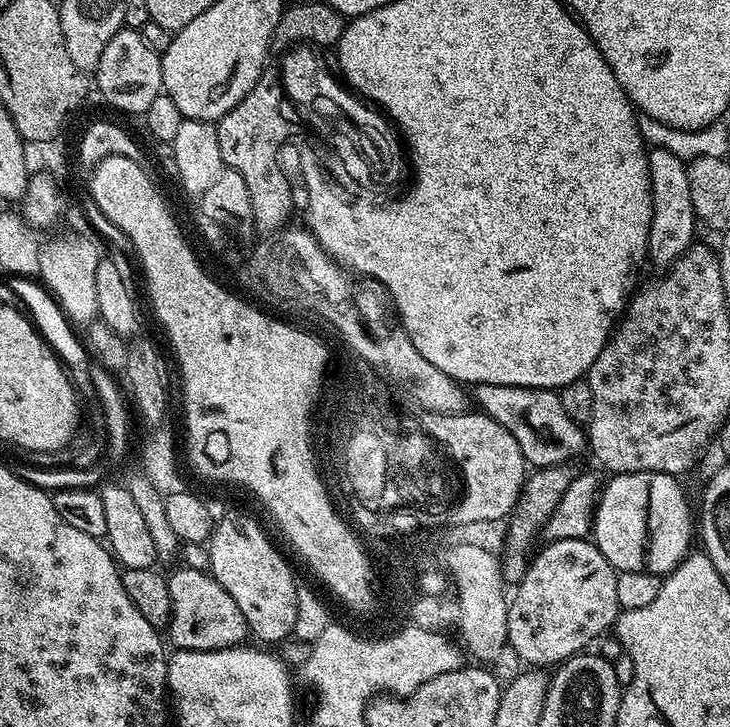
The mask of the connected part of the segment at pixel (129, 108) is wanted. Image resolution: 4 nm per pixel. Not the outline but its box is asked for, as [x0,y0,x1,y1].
[94,27,164,113]

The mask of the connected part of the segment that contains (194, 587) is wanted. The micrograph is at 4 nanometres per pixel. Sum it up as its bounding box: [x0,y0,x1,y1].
[167,566,250,652]

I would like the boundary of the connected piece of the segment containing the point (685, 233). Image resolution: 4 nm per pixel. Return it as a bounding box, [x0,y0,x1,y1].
[647,147,698,270]

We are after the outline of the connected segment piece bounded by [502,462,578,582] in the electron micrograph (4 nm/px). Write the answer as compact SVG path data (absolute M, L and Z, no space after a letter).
M572 462L551 464L527 473L524 487L520 489L520 497L516 499L516 507L512 509L508 520L508 536L505 538L502 551L502 569L505 581L518 582L524 577L524 571L528 569L530 563L528 547L535 542L536 536L538 540L550 514L554 512L558 502L562 502L562 494L566 494L566 490L570 490L570 482L574 482L574 478L578 474L578 468L575 468L574 465L575 463Z

